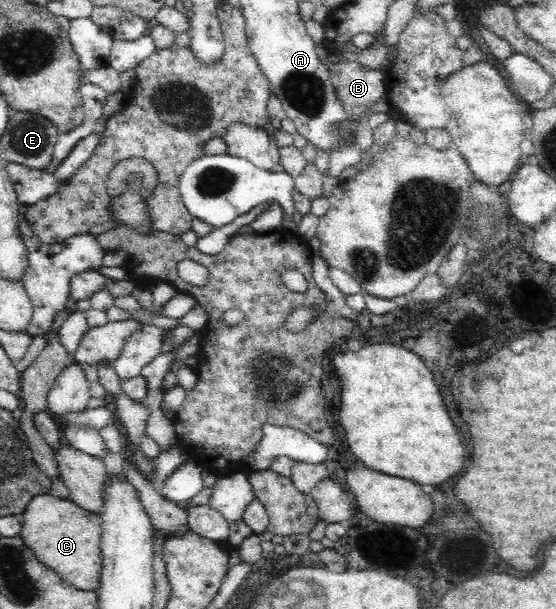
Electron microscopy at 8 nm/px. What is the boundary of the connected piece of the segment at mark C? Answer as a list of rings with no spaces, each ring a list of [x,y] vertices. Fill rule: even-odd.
[[[38,495],[28,503],[23,513],[20,536],[23,543],[35,552],[37,560],[53,569],[63,581],[82,591],[99,589],[102,573],[102,517],[99,513],[85,511],[71,500]]]

